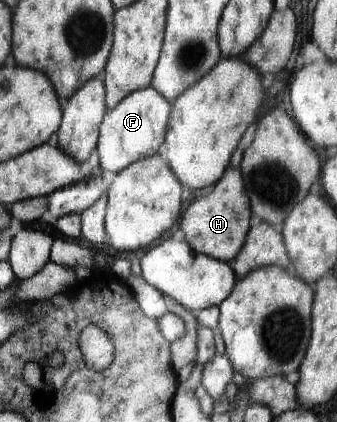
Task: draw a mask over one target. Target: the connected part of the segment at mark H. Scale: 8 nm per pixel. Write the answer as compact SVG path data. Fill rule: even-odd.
M239 167L226 169L223 177L188 206L180 222L180 236L192 251L231 264L241 252L250 228L250 202Z

